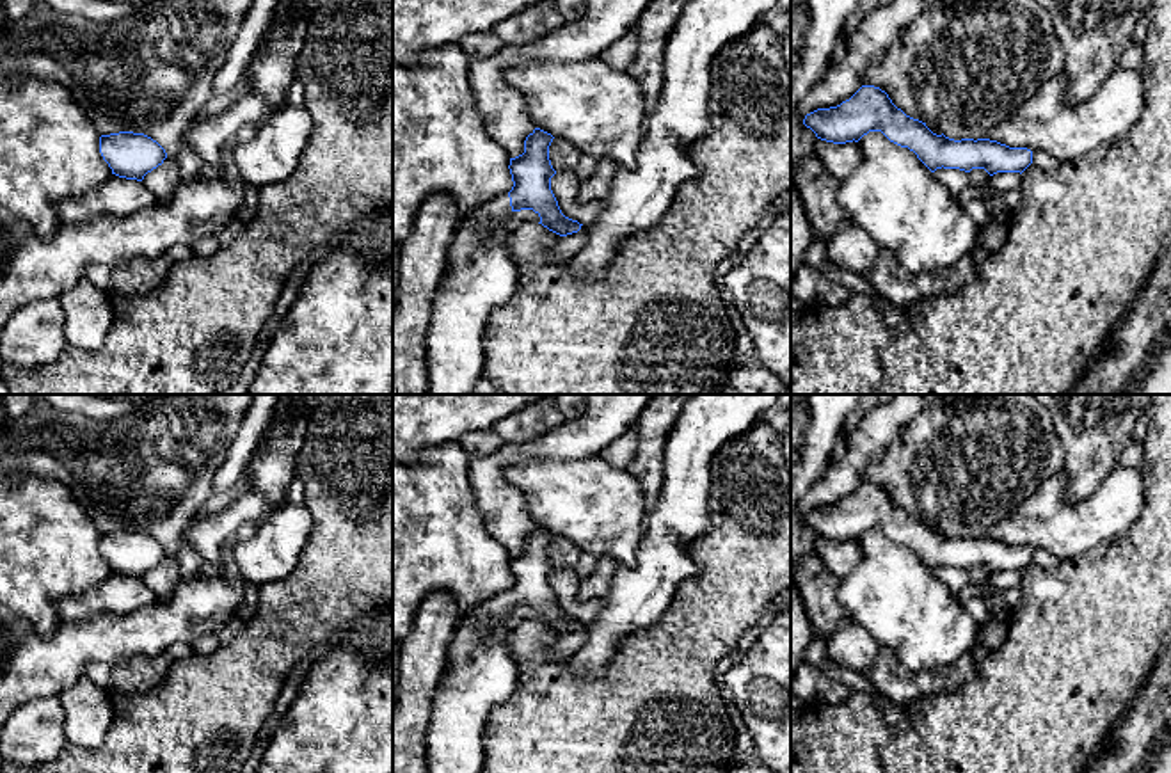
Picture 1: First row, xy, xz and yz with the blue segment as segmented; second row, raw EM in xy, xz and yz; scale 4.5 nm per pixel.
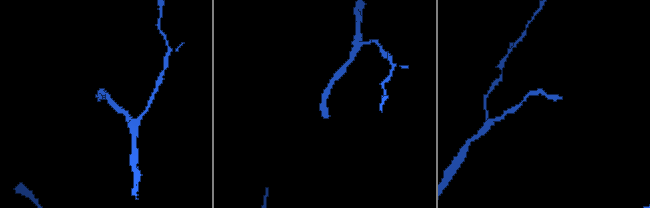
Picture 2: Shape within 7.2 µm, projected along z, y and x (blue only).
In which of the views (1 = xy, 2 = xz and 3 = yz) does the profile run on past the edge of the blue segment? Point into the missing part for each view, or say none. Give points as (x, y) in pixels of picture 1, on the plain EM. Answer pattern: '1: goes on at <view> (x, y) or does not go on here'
1: does not go on here
2: goes on at xz (480, 676)
3: does not go on here

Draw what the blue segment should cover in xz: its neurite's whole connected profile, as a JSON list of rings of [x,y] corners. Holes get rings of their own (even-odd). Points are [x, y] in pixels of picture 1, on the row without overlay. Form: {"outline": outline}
{"outline": [[[535,526],[524,538],[524,551],[510,556],[512,588],[473,610],[458,627],[434,697],[428,773],[483,773],[483,727],[489,713],[506,704],[515,688],[510,640],[498,640],[514,610],[533,608],[538,622],[560,634],[581,627],[583,622],[562,611],[551,588],[553,537]]]}

